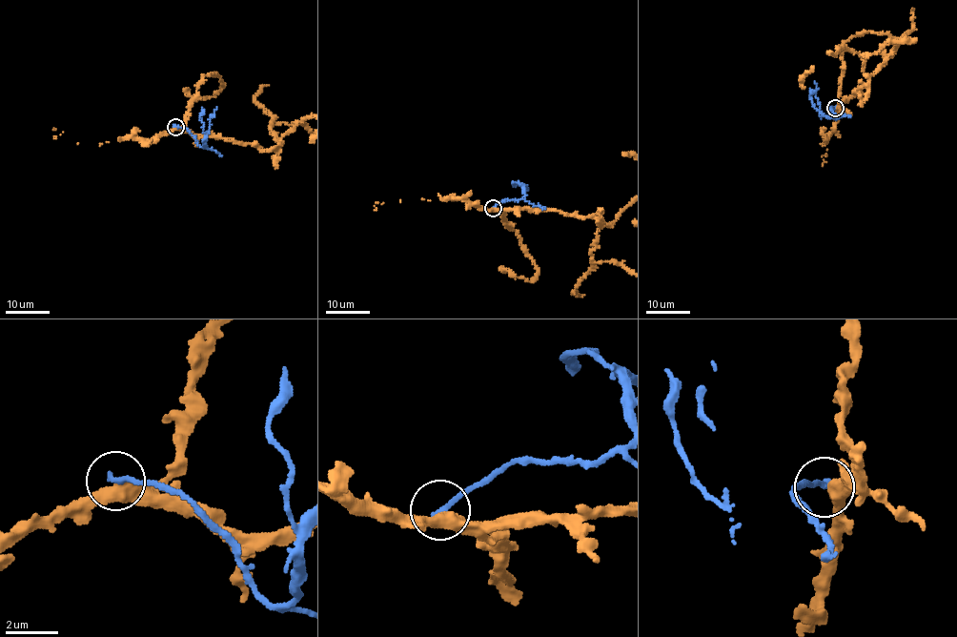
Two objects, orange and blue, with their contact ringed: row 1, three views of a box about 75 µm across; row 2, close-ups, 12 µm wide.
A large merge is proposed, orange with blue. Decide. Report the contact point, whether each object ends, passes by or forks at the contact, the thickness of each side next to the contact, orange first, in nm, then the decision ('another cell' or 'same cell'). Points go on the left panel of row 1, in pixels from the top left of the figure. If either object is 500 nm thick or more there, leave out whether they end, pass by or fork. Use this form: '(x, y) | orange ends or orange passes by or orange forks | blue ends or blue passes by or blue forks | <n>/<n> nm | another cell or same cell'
(175, 127) | orange passes by | blue ends | 480/240 nm | another cell

